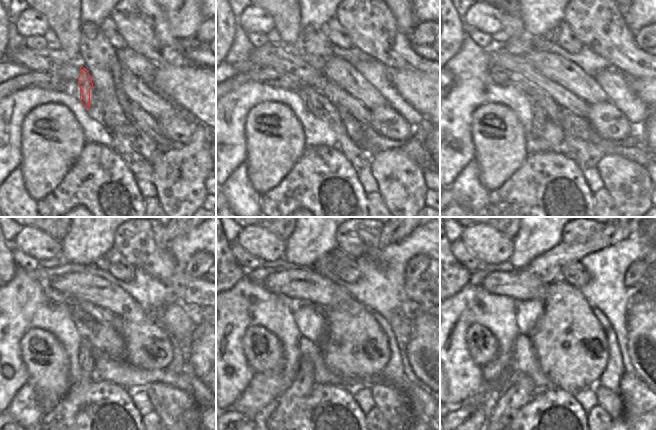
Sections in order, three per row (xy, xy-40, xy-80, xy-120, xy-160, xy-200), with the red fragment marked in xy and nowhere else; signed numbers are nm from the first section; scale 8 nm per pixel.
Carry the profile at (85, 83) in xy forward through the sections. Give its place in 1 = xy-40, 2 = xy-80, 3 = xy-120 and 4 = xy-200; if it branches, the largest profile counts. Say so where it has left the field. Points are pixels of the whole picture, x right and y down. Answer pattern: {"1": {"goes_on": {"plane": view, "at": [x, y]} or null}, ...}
{"1": {"goes_on": {"plane": "xy-40", "at": [307, 93]}}, "2": {"goes_on": {"plane": "xy-80", "at": [540, 118]}}, "3": {"goes_on": {"plane": "xy-120", "at": [85, 359]}}, "4": {"goes_on": {"plane": "xy-200", "at": [503, 408]}}}

